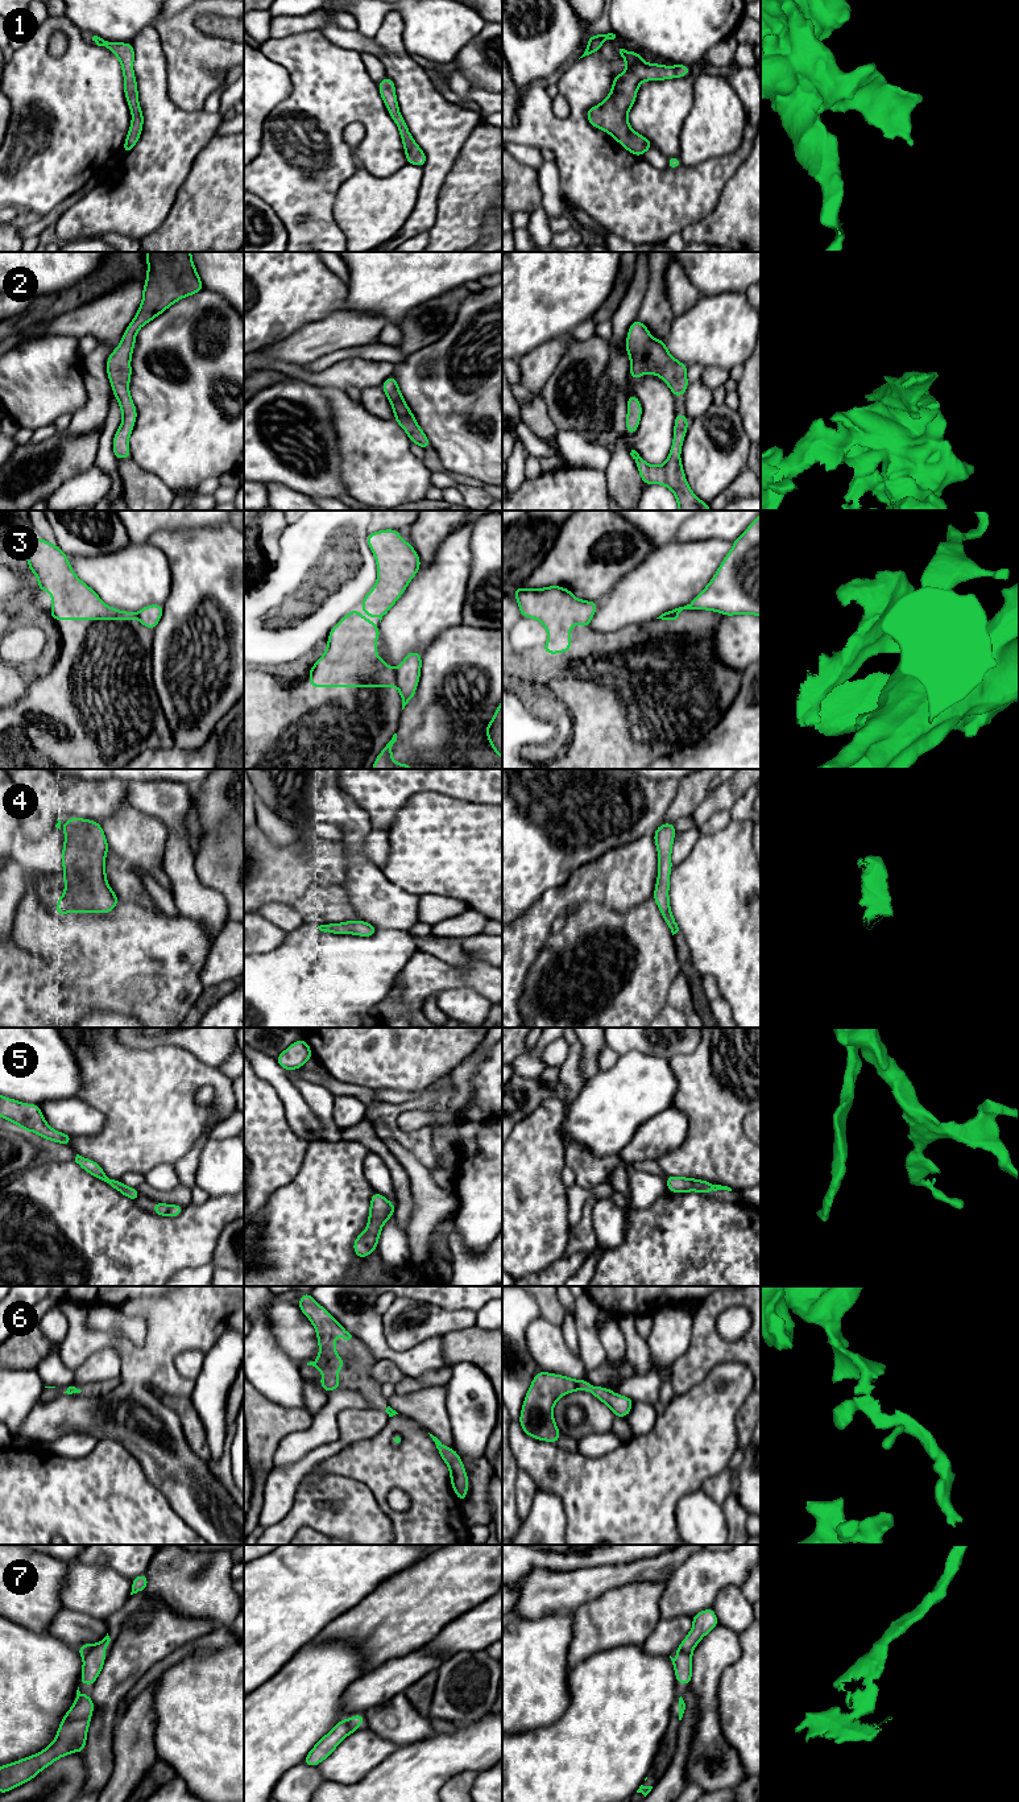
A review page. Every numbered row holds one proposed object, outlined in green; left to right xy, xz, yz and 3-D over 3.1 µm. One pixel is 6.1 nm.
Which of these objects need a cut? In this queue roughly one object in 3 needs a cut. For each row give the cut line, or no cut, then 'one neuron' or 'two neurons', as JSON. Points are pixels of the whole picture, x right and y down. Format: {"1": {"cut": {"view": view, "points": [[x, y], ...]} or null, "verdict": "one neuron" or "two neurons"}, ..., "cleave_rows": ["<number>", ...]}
{"1": {"cut": null, "verdict": "one neuron"}, "2": {"cut": null, "verdict": "one neuron"}, "3": {"cut": {"view": "xz", "points": [[394, 669], [397, 686]]}, "verdict": "two neurons"}, "4": {"cut": null, "verdict": "one neuron"}, "5": {"cut": null, "verdict": "one neuron"}, "6": {"cut": null, "verdict": "one neuron"}, "7": {"cut": {"view": "yz", "points": [[678, 1646], [691, 1654]]}, "verdict": "two neurons"}, "cleave_rows": ["3", "7"]}

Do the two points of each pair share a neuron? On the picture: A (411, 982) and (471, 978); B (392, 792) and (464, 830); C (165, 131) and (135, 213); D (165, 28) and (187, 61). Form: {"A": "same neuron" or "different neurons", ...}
{"A": "same neuron", "B": "different neurons", "C": "same neuron", "D": "same neuron"}

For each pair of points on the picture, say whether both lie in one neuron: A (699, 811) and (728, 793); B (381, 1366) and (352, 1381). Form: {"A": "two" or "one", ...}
{"A": "one", "B": "two"}

